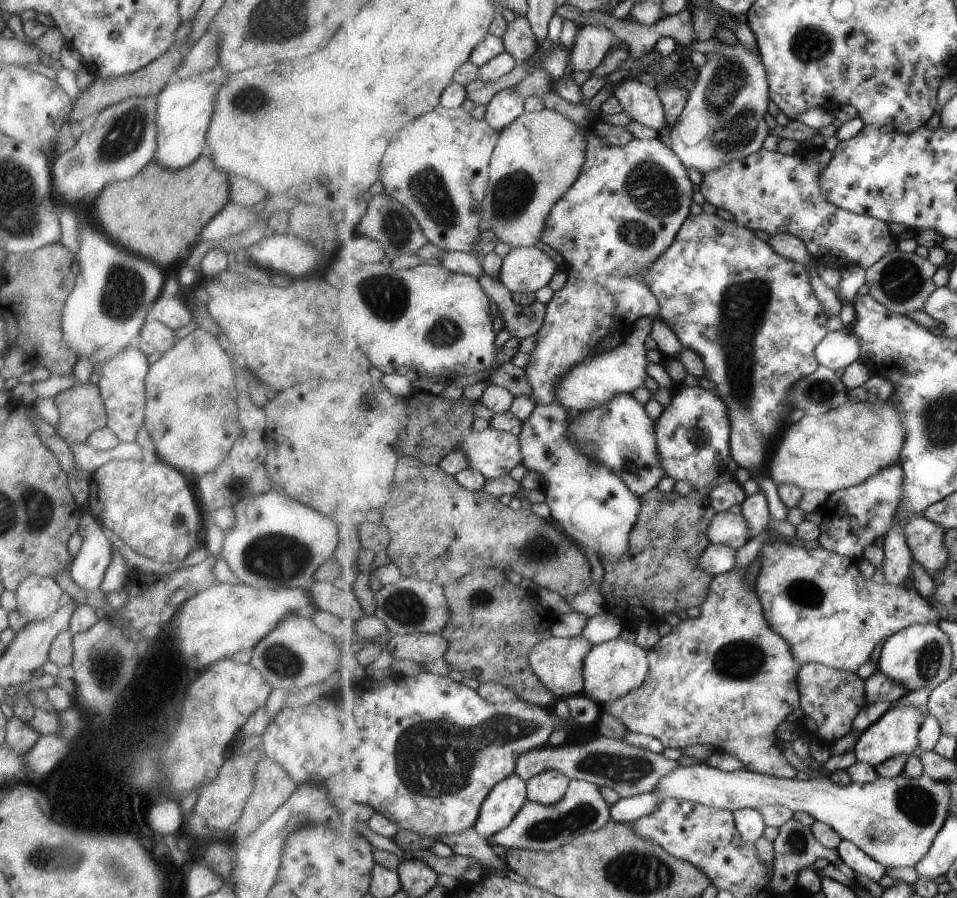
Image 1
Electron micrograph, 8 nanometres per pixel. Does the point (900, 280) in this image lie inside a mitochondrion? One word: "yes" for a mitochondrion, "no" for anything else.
yes

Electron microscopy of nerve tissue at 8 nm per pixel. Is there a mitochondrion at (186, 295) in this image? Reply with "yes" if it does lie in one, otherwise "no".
no

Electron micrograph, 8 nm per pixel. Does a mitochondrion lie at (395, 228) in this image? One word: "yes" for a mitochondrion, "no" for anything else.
yes

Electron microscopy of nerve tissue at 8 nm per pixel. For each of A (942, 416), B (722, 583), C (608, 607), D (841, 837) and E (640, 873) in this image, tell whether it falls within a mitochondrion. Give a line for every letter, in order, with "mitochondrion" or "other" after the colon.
A: mitochondrion
B: other
C: other
D: other
E: mitochondrion

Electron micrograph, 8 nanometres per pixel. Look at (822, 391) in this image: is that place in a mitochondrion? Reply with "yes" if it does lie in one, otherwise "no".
yes

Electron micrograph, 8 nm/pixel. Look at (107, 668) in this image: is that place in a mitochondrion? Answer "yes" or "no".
yes

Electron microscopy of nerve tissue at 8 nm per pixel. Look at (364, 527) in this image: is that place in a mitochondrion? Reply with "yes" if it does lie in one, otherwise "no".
no

